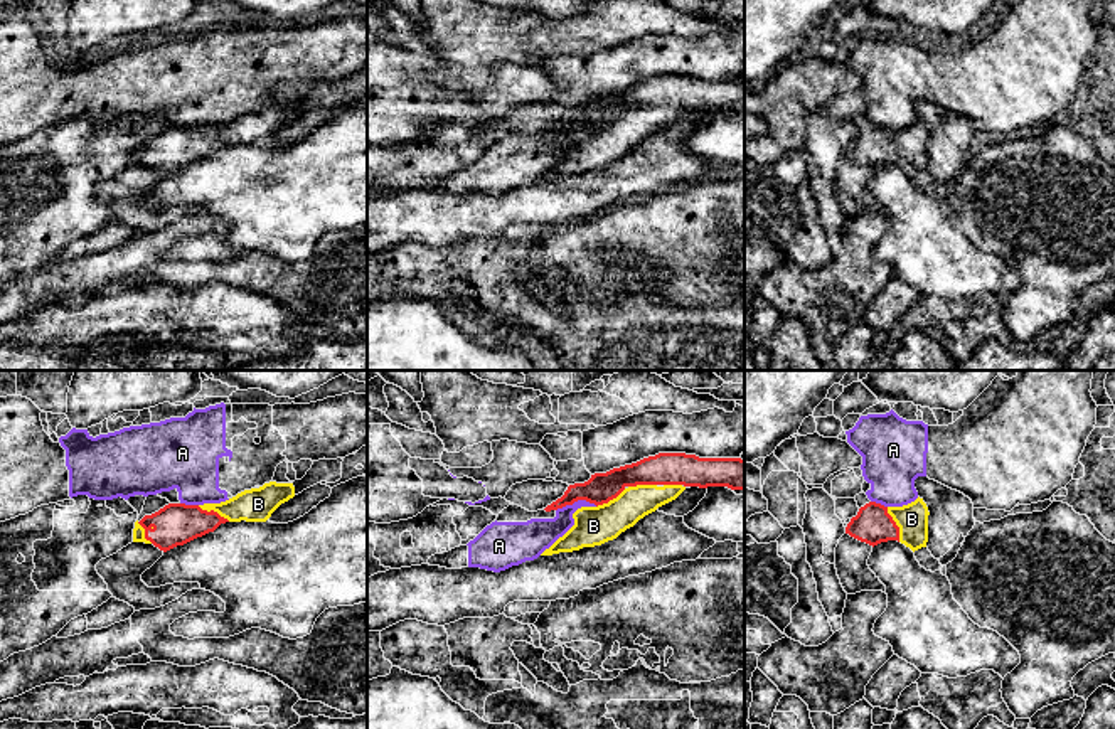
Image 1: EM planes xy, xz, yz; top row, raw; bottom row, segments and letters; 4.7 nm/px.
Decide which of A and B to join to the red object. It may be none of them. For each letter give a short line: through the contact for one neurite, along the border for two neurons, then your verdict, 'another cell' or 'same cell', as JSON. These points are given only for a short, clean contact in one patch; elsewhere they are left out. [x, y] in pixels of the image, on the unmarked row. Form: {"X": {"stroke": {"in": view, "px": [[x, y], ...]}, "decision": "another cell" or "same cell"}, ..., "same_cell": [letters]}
{"A": {"stroke": {"in": "xz", "px": [[597, 128], [586, 123], [575, 123], [556, 133]]}, "decision": "another cell"}, "B": {"decision": "same cell"}, "same_cell": ["B"]}

